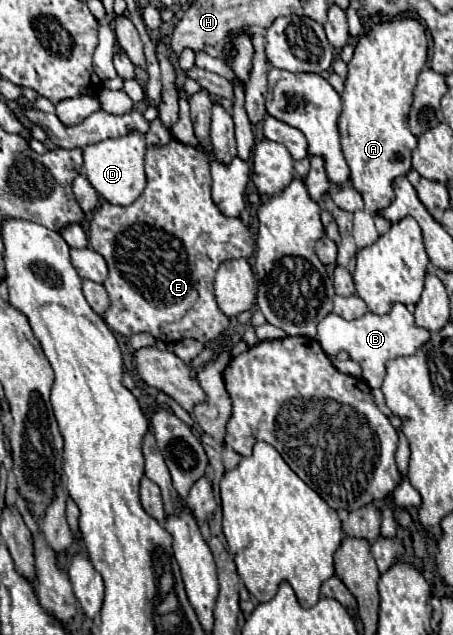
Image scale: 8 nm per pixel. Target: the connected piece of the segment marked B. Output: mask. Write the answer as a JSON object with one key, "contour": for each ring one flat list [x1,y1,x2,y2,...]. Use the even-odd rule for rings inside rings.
{"contour":[[396,303,392,307,392,311,388,315,382,315,382,317,368,311,360,319,346,321,344,317,340,317,336,313,328,313,320,321,318,335,316,335,316,341,320,343,320,347,324,349,326,355,336,355,338,351,346,351,350,355,350,359,362,367,364,381,374,389,382,385,386,363,390,359,414,355,428,339,430,339,430,333,426,329,416,327,414,315,400,303]]}

